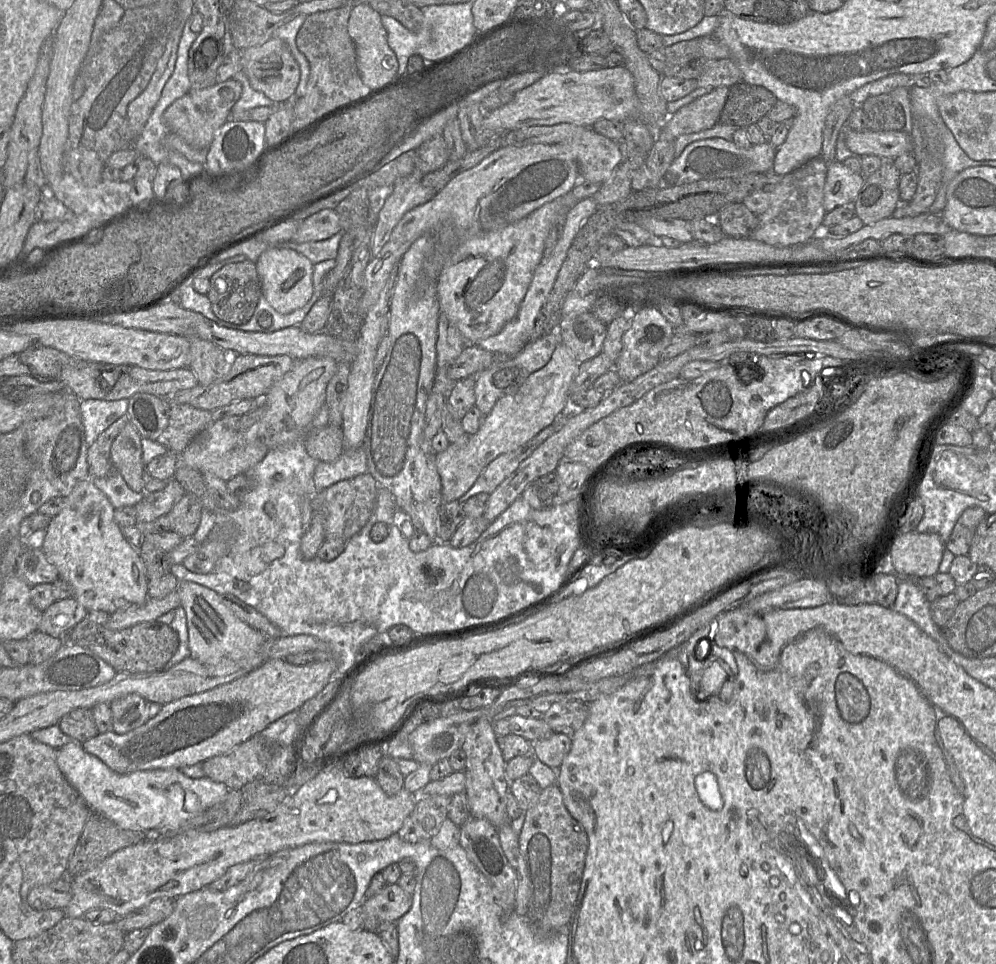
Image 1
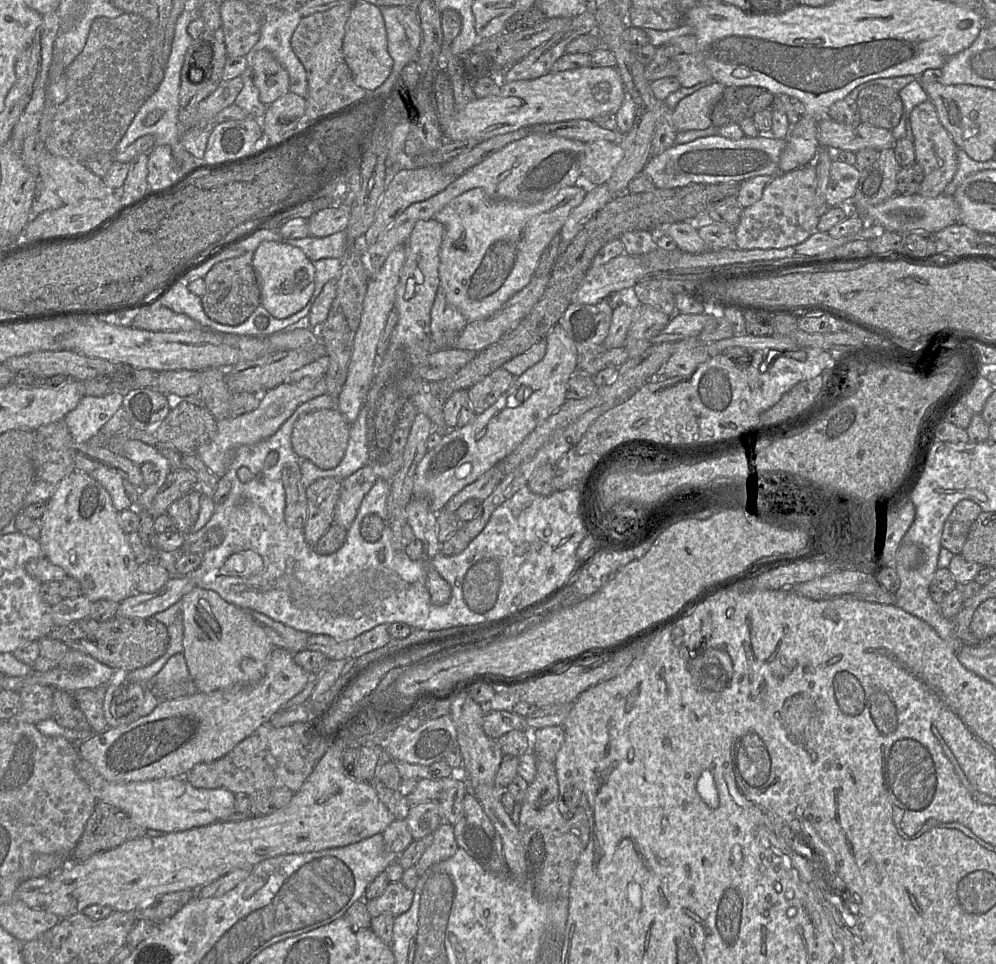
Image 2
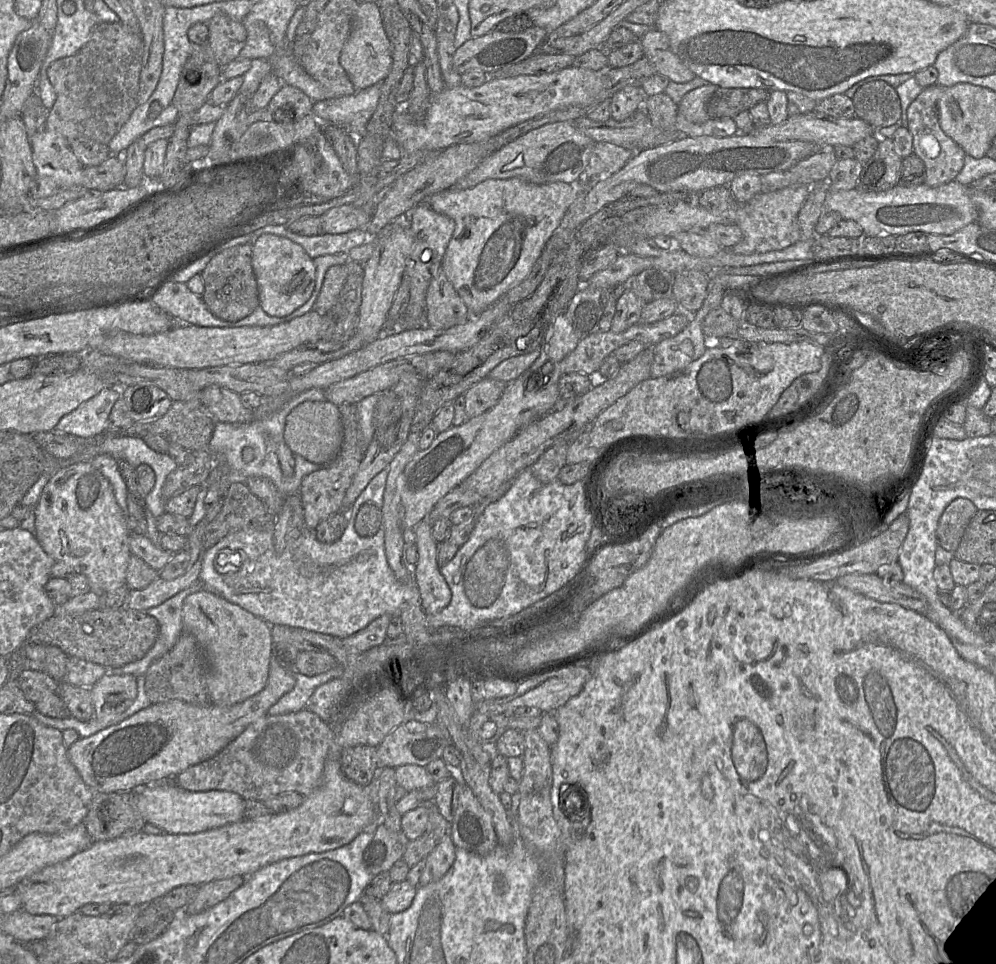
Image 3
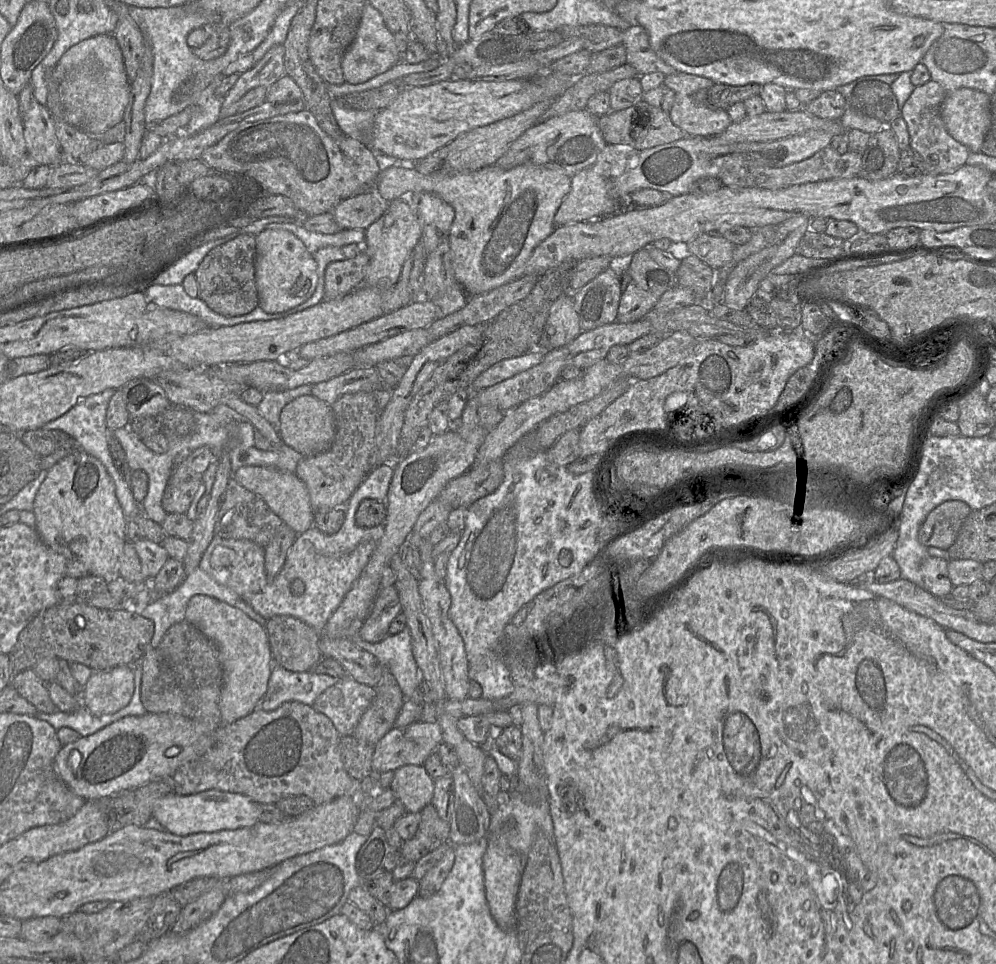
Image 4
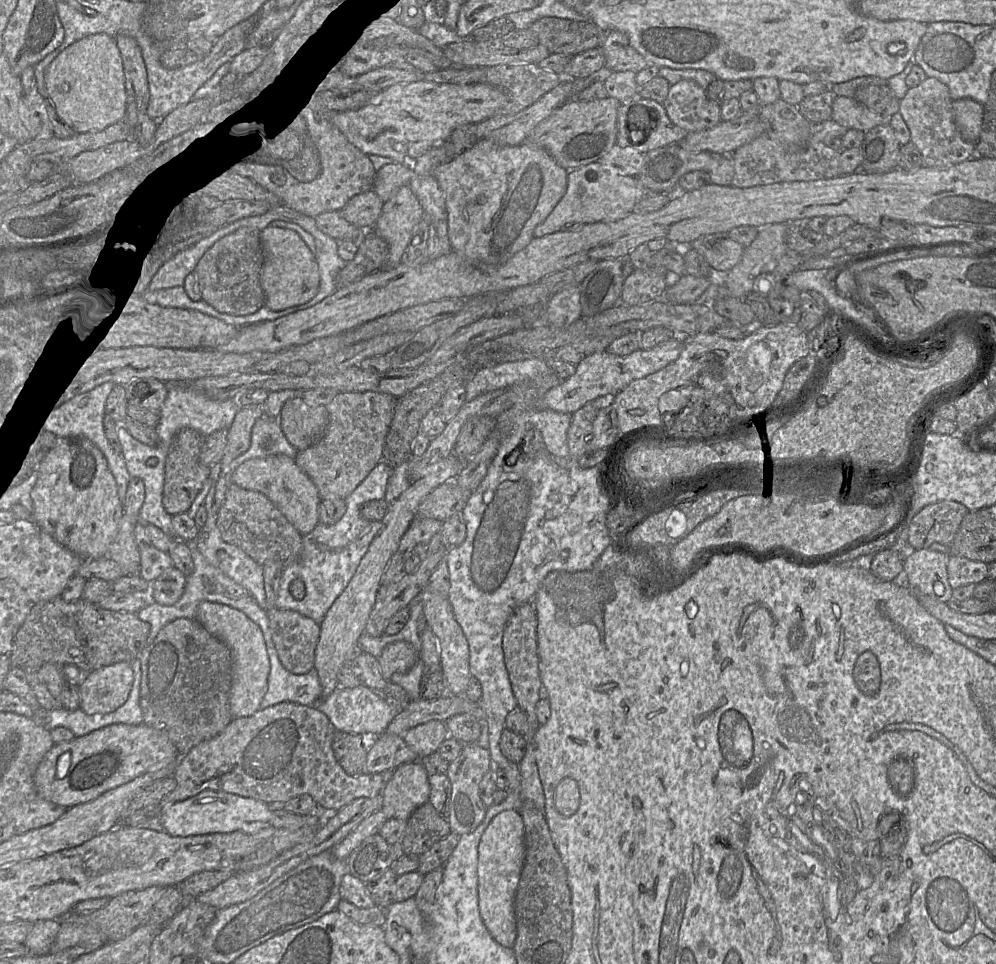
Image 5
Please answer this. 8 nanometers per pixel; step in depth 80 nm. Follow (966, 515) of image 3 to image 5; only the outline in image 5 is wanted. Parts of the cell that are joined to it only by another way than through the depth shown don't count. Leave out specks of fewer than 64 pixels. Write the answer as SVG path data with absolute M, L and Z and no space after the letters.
M939 501L923 507L907 524L907 543L914 549L927 549L932 543L950 545L969 510L956 501Z

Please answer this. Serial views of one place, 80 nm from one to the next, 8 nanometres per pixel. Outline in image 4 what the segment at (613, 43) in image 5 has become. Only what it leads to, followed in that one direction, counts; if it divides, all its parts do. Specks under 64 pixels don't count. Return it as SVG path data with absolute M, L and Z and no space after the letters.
M631 26L624 30L621 45L626 49L626 64L633 66L640 75L651 72L670 75L678 72L654 52L648 33L641 26Z

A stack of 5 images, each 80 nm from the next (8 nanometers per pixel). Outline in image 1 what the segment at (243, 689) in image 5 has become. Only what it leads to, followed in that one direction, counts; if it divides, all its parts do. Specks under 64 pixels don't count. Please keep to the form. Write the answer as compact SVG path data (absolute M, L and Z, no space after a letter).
M180 581L177 591L181 599L180 606L183 607L186 612L190 657L200 663L212 665L216 664L222 658L242 659L254 655L267 640L262 632L240 620L232 610L224 604L221 595L217 592L200 584L188 581Z

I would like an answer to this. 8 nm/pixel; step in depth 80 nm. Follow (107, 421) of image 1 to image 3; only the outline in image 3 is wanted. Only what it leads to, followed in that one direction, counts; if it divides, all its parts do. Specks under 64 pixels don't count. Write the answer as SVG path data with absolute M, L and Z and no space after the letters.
M105 388L76 409L63 416L55 431L65 432L82 438L103 434L109 414L115 402L121 397L120 388Z

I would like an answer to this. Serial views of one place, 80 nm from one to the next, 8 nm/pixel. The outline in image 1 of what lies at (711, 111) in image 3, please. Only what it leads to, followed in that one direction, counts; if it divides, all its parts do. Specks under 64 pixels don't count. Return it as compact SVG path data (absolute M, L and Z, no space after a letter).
M739 82L729 87L729 93L719 122L746 128L772 109L778 99L767 88Z

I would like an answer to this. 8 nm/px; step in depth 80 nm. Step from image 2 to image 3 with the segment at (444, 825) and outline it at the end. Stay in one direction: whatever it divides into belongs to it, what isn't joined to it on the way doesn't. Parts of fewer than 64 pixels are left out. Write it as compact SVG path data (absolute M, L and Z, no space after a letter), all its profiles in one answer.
M451 834L446 835L425 858L425 866L418 886L425 886L442 878L452 866L456 856L456 845Z

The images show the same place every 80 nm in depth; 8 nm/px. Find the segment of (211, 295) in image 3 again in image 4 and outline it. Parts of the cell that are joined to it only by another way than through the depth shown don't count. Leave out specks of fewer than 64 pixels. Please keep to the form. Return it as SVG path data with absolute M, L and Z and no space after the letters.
M240 234L213 248L195 271L201 298L213 311L227 317L250 313L259 305L255 279L256 236Z

